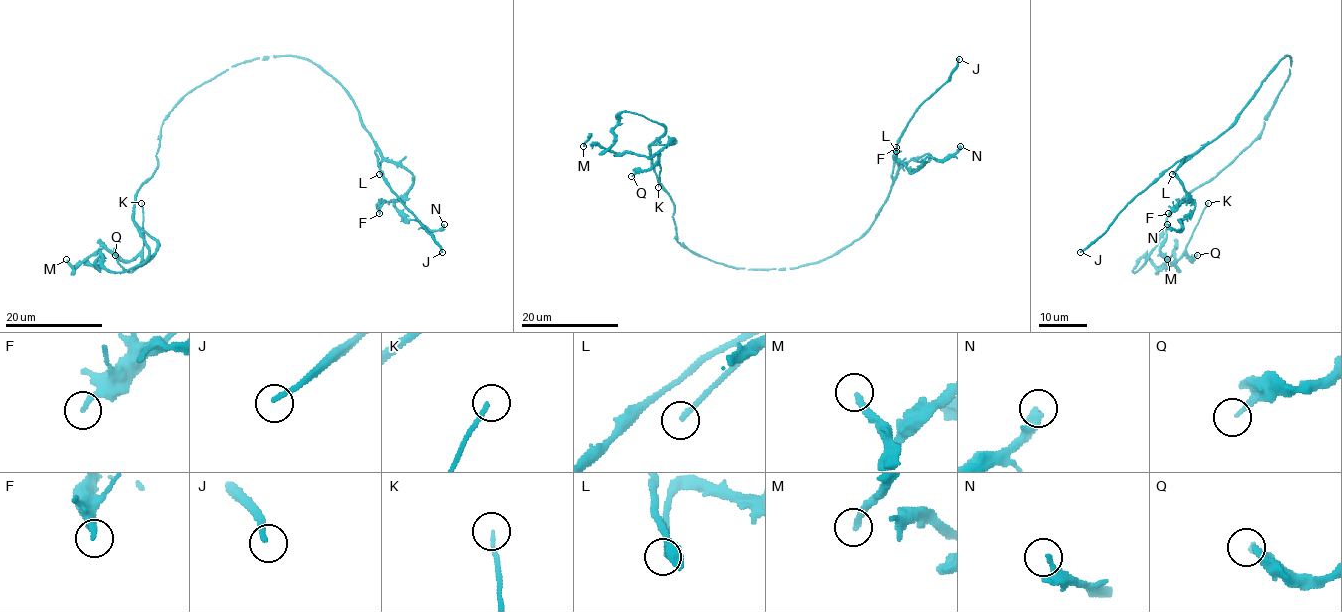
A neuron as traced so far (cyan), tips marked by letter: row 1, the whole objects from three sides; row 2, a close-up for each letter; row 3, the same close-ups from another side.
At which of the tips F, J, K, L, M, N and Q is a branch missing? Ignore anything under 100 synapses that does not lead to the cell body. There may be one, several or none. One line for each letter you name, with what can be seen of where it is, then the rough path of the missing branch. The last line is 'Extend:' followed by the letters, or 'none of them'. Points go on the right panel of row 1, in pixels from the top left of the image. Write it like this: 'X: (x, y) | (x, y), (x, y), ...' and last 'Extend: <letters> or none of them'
J: (1080, 252)
Extend: J

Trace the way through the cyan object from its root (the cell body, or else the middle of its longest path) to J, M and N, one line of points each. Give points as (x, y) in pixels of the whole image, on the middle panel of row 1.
J: (745, 268), (798, 268), (855, 241), (873, 223), (890, 192), (894, 151), (903, 129), (949, 78), (959, 59)
M: (745, 268), (677, 240), (672, 199), (650, 154), (672, 138), (650, 157), (583, 146)
N: (745, 268), (798, 268), (836, 255), (873, 223), (901, 168), (927, 154), (912, 174), (960, 146)

